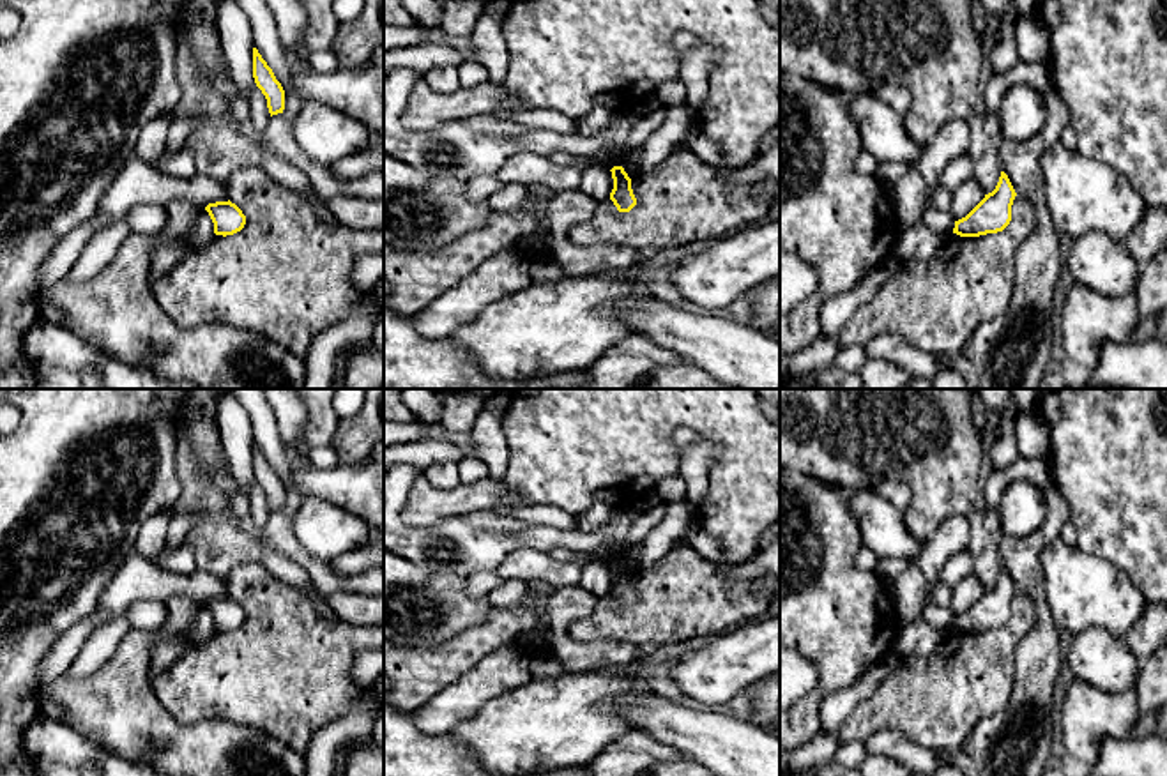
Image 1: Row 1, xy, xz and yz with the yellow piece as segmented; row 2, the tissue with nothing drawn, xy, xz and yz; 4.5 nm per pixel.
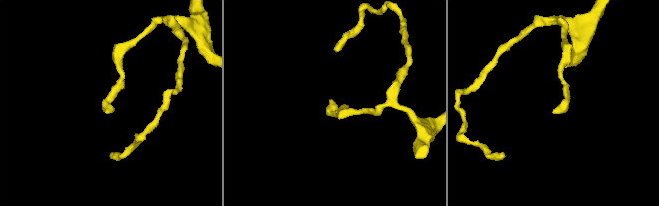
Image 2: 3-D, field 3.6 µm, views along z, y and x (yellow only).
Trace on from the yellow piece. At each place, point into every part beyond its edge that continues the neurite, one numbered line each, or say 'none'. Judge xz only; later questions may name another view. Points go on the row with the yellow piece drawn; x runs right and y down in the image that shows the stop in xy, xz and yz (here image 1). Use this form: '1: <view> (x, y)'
none

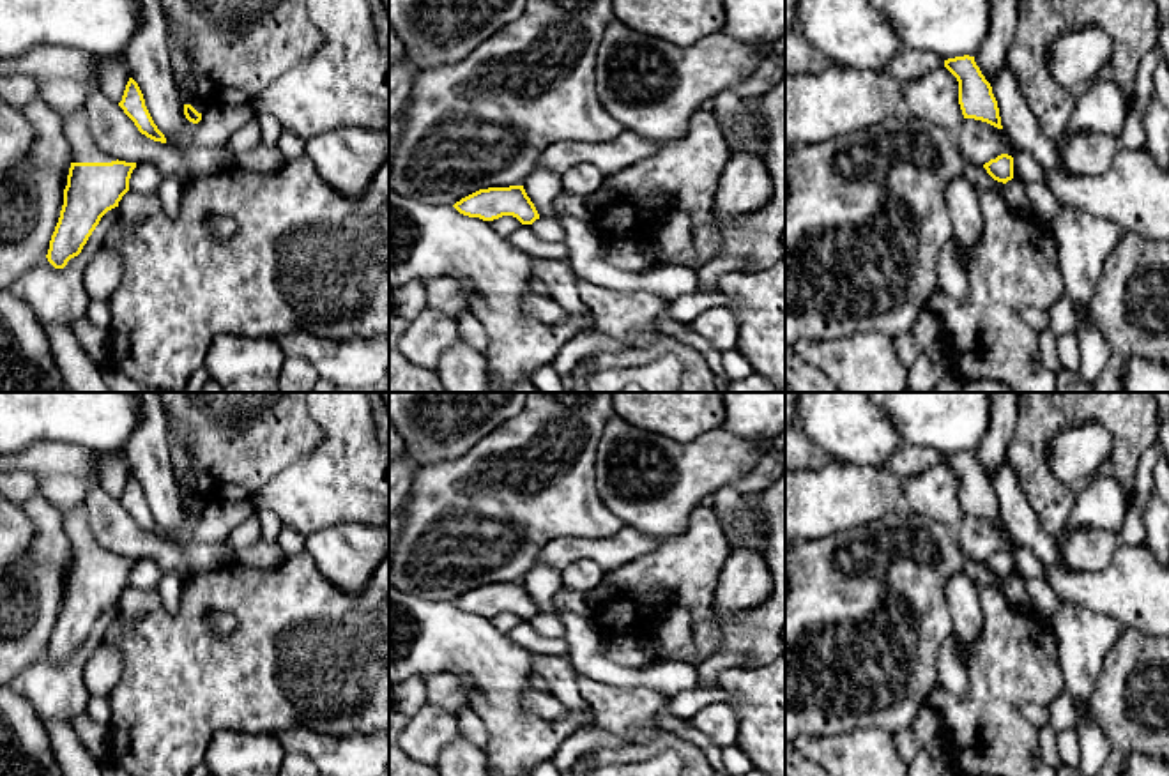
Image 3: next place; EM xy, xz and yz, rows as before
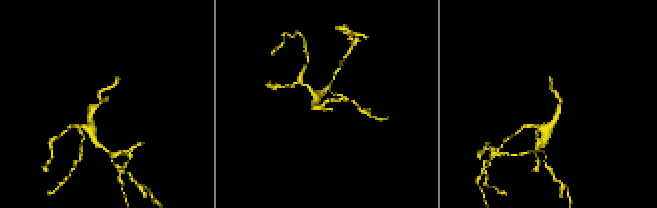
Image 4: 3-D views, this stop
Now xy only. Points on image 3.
1: xy (84, 149)

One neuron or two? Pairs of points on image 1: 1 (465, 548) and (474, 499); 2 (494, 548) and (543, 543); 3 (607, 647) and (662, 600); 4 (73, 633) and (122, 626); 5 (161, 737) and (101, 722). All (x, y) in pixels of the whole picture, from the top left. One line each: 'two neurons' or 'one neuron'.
1: two neurons
2: one neuron
3: two neurons
4: two neurons
5: one neuron

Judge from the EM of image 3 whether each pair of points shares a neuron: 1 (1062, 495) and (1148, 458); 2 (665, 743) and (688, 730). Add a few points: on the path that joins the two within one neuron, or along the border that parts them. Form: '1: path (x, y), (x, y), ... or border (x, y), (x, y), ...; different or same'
1: border (1150, 444), (1139, 460), (1136, 488), (1129, 502); different
2: border (658, 729), (690, 739), (708, 757); different

